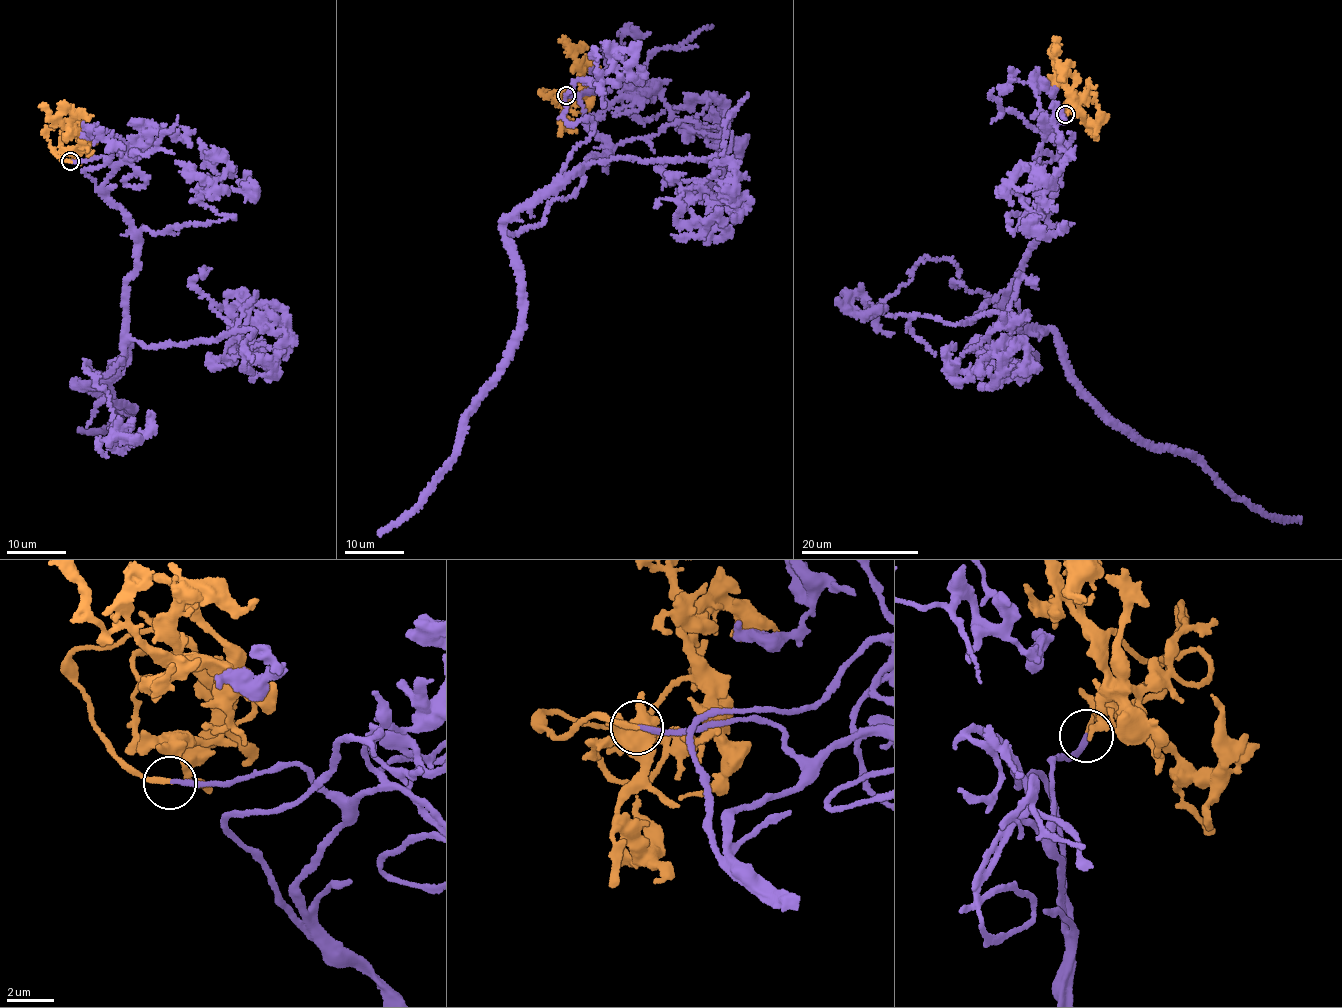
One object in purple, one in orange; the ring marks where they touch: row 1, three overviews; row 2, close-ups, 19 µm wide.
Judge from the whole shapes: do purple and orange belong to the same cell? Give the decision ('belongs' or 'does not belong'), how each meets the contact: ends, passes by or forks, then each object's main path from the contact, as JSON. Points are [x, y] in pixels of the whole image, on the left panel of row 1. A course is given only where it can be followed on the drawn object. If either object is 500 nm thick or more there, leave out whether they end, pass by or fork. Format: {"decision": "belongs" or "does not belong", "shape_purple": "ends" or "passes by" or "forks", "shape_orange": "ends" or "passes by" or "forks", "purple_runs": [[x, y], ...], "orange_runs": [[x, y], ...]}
{"decision": "belongs", "shape_purple": "ends", "shape_orange": "ends", "purple_runs": [[70, 161], [104, 158], [104, 195], [136, 238], [120, 366], [73, 382], [135, 408], [79, 430]], "orange_runs": [[70, 161], [46, 129], [72, 124], [61, 144], [76, 151], [84, 139], [74, 131]]}

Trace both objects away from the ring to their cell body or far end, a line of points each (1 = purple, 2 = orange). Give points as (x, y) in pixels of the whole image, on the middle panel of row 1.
1: (566, 94), (602, 96), (588, 124), (608, 151), (502, 223), (521, 265), (514, 353), (431, 490), (378, 535)
2: (566, 94), (543, 91), (570, 96), (566, 108), (555, 102), (563, 100), (570, 124), (565, 111)

